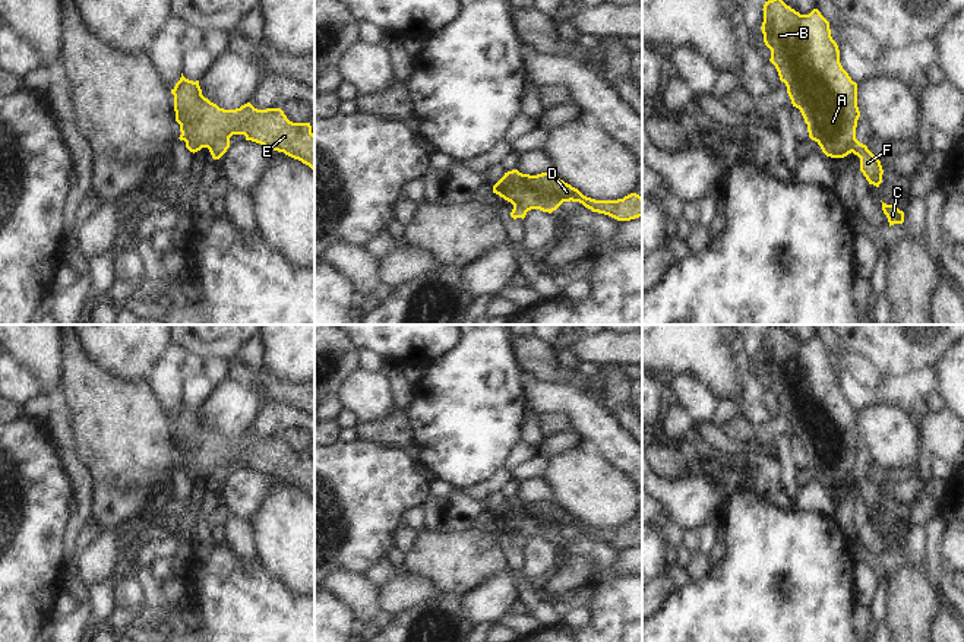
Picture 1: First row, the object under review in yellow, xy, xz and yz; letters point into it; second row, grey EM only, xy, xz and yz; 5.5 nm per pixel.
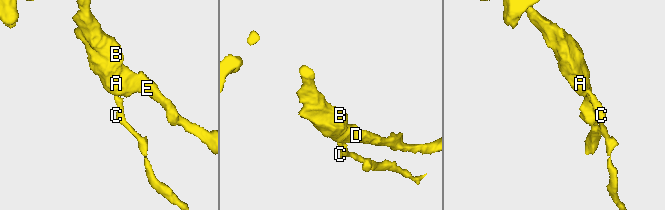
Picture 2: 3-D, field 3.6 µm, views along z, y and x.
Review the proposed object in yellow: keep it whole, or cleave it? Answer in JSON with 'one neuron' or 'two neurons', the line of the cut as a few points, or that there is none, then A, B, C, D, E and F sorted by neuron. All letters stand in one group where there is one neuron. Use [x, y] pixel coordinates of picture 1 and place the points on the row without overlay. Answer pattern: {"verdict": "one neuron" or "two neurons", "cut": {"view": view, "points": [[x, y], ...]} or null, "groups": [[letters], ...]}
{"verdict": "two neurons", "cut": {"view": "xz", "points": [[514, 534], [520, 534], [525, 540]]}, "groups": [["A", "B", "D", "E"], ["C", "F"]]}

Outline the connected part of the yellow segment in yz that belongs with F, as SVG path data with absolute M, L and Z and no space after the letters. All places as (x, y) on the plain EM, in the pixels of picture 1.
M857 467L853 471L853 481L860 486L860 499L869 512L879 515L884 502L881 488L867 477L866 472L860 471Z

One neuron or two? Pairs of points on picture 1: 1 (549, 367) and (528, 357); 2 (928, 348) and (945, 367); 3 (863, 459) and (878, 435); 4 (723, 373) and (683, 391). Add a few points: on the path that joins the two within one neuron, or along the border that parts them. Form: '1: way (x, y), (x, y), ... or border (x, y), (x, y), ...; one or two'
1: way (544, 366), (533, 357); one
2: border (948, 347), (929, 367); two
3: border (860, 442), (875, 462); two
4: border (673, 375), (694, 373), (718, 401); two

